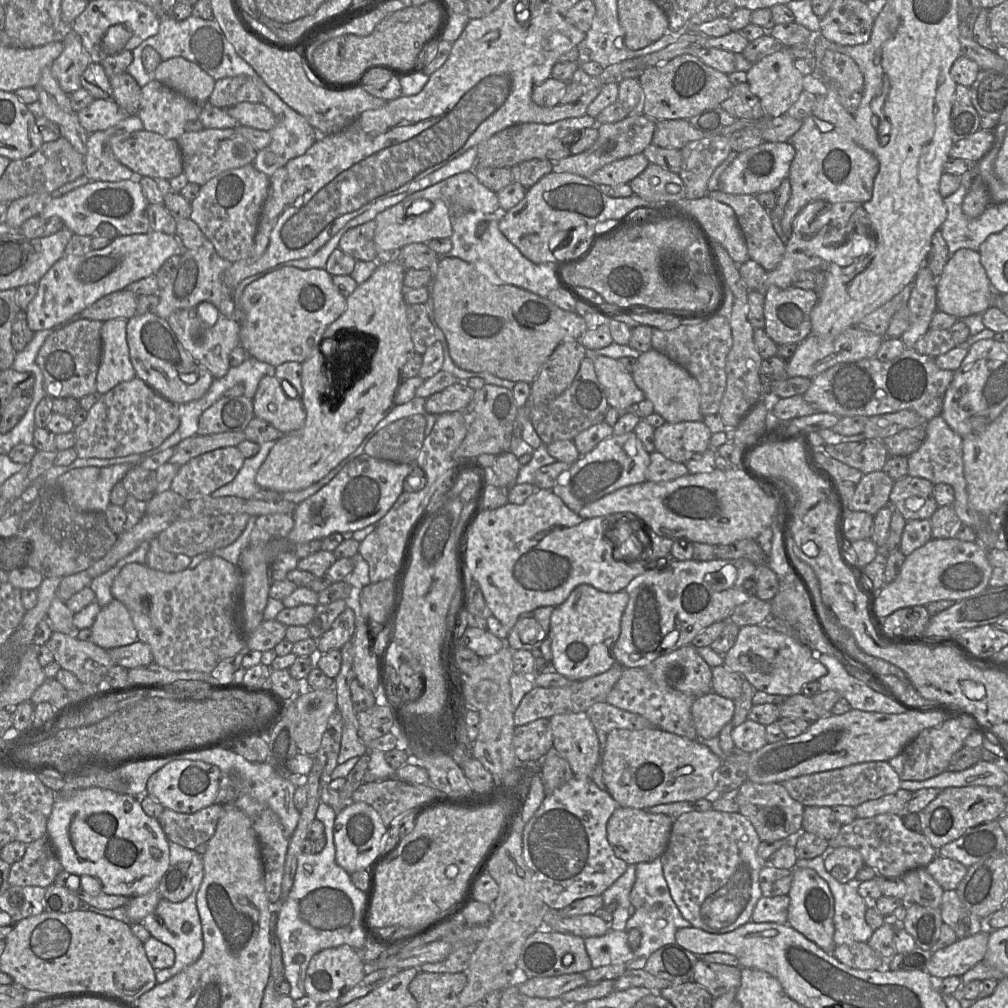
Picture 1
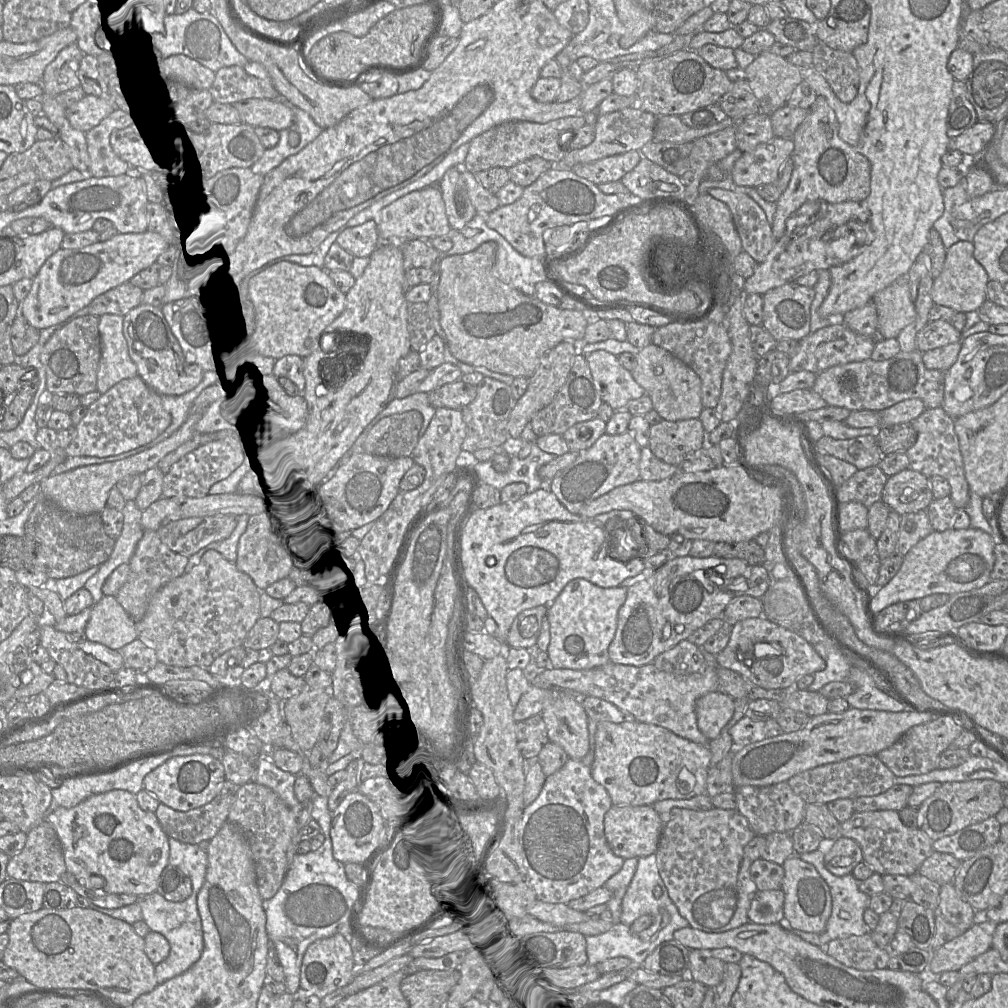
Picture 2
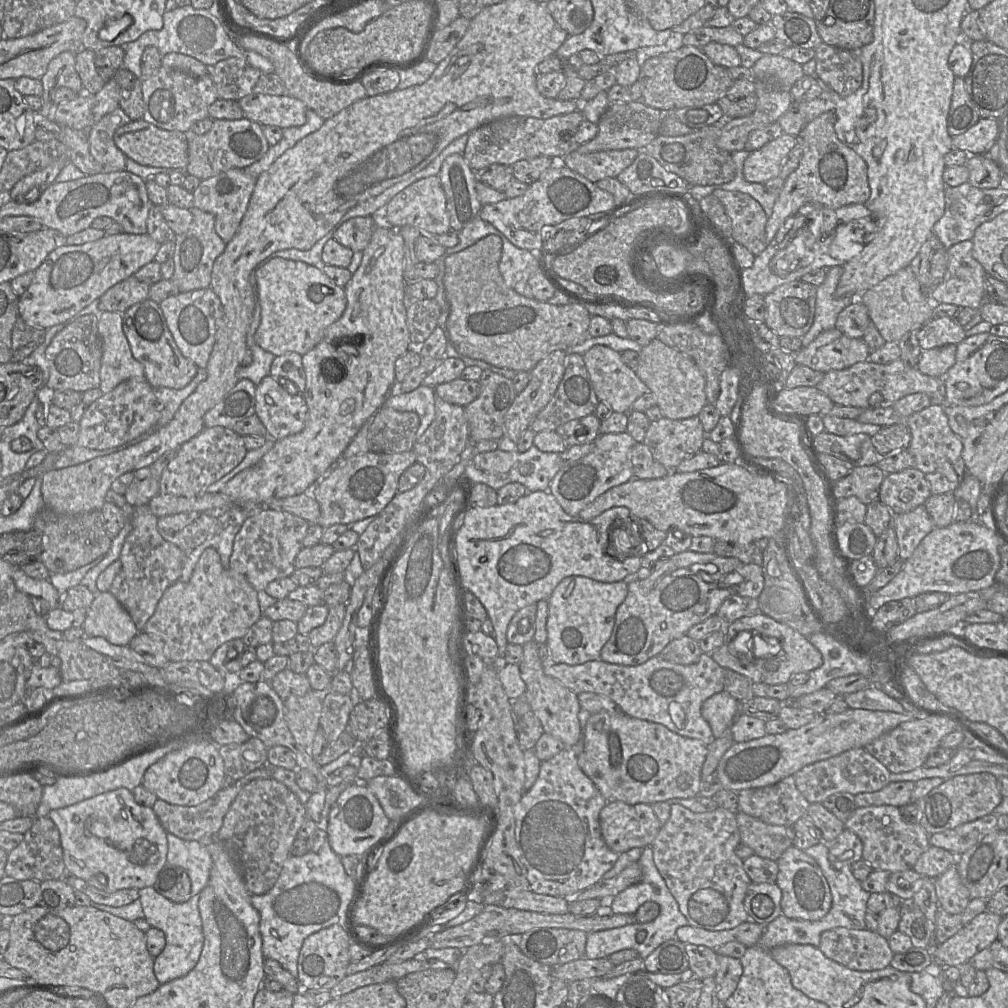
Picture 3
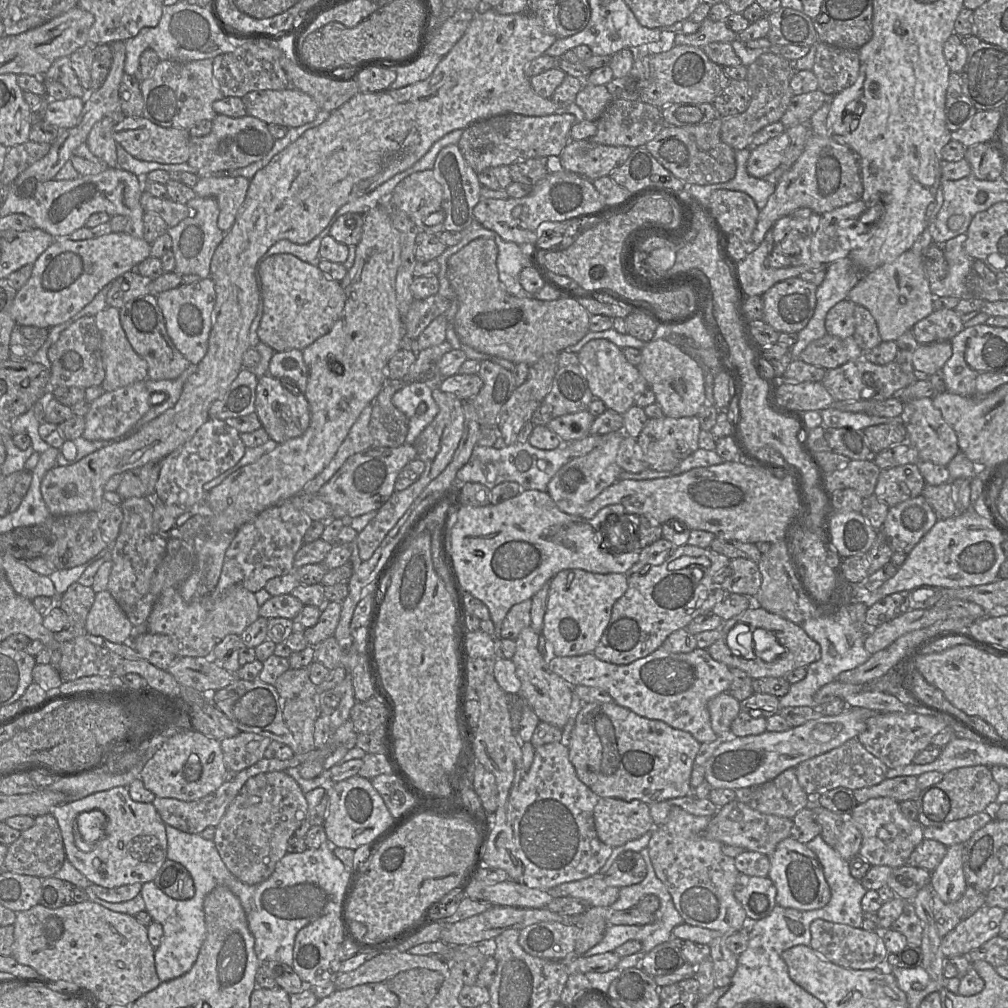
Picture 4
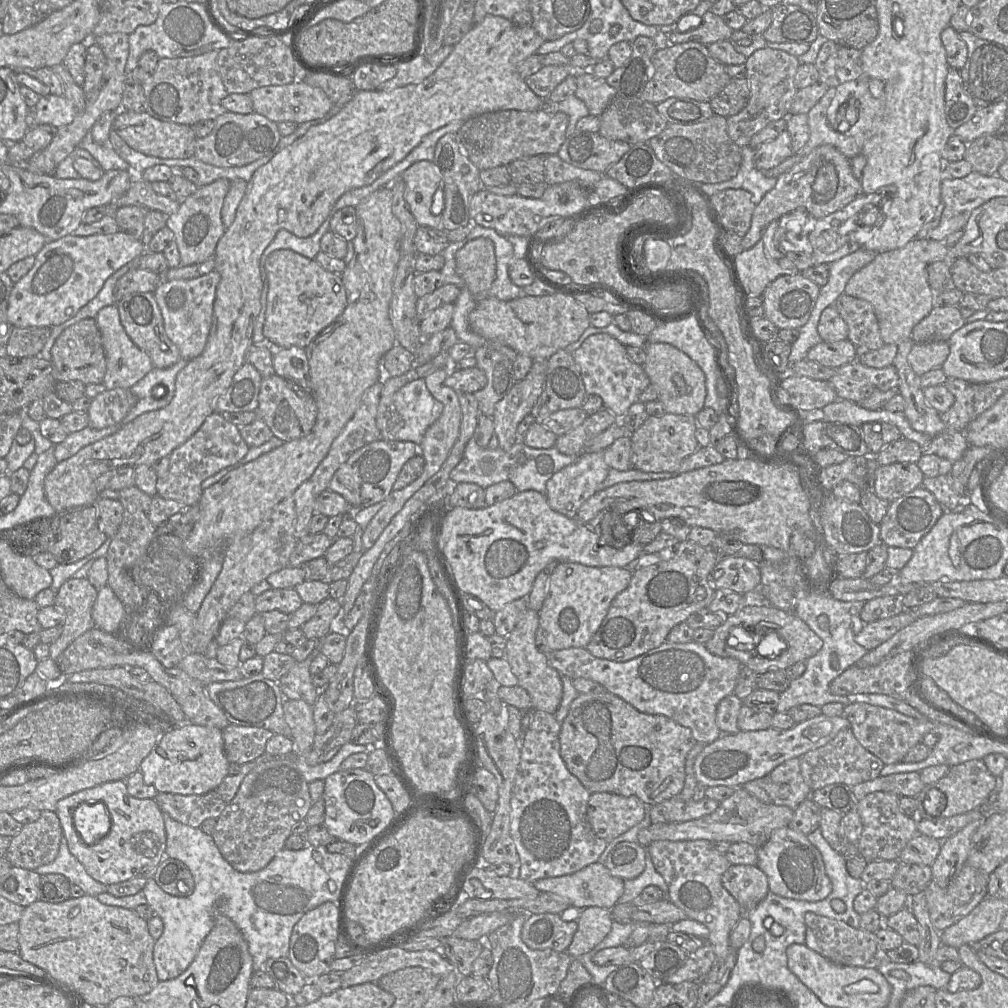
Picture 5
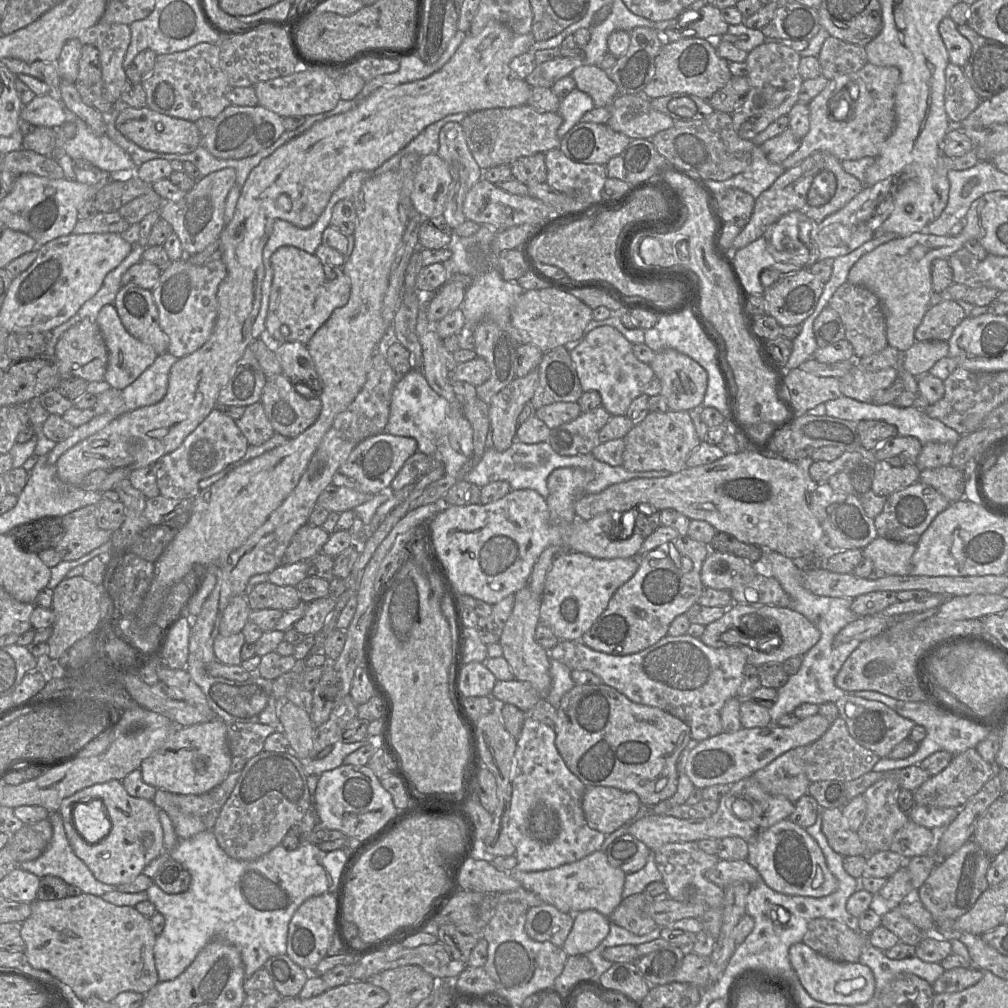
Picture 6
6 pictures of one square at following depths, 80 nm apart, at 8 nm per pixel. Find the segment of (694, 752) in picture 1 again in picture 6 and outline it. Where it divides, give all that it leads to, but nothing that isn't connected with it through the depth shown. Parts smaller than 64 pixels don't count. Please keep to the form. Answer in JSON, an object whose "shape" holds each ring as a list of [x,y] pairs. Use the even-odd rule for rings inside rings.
{"shape":[[[575,684],[566,692],[557,708],[554,725],[556,747],[569,770],[586,787],[614,787],[634,792],[644,807],[651,807],[672,797],[677,791],[677,760],[681,752],[694,742],[690,727],[670,713],[652,706],[638,704],[611,686]]]}

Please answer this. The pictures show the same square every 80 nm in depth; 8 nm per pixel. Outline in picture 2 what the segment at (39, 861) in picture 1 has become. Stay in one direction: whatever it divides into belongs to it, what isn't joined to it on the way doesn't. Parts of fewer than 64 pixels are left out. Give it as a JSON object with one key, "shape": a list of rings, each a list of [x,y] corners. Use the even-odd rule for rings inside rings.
{"shape":[[[42,821],[27,834],[24,848],[9,858],[9,878],[32,882],[57,882],[67,869],[63,847],[53,826]]]}

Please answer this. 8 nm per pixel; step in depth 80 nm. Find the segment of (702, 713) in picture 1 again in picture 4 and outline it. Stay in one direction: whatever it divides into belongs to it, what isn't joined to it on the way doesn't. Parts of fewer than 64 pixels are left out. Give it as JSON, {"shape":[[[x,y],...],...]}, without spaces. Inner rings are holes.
{"shape":[[[723,692],[708,702],[711,726],[718,737],[729,737],[732,722],[740,712],[740,702],[729,692]]]}

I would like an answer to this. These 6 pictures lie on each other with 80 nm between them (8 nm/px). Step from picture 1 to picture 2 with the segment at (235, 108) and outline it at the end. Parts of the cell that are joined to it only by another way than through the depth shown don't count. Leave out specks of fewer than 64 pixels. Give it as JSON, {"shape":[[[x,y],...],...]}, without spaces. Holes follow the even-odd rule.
{"shape":[[[250,98],[233,103],[242,123],[252,127],[271,128],[276,131],[286,129],[294,121],[291,108],[278,100]]]}

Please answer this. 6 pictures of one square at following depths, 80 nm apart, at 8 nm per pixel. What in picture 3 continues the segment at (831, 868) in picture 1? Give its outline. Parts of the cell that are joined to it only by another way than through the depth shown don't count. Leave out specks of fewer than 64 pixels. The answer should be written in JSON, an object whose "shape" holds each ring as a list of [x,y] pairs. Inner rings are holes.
{"shape":[[[844,829],[836,840],[829,844],[828,859],[835,869],[851,867],[862,859],[863,844],[852,831]]]}

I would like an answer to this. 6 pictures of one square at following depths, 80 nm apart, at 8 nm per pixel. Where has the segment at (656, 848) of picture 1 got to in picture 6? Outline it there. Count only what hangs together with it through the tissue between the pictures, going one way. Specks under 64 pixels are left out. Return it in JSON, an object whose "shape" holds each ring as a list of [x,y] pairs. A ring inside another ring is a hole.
{"shape":[[[586,787],[583,811],[588,825],[605,835],[630,823],[644,807],[638,795],[614,787]]]}

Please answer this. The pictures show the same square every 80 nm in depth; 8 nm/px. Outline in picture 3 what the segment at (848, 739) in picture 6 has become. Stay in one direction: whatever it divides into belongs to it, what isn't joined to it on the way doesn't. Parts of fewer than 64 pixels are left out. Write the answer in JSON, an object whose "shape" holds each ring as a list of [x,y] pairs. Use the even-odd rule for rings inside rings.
{"shape":[[[852,748],[830,758],[809,764],[793,777],[801,794],[812,803],[822,803],[829,796],[846,792],[852,795],[881,790],[888,785],[891,772],[865,748]]]}

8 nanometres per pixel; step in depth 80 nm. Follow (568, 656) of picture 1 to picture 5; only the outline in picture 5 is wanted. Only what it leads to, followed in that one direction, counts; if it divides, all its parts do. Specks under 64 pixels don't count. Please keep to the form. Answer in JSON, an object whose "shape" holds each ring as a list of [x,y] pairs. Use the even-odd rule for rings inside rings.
{"shape":[[[575,562],[557,564],[548,582],[548,593],[539,613],[540,624],[552,651],[586,648],[608,613],[611,602],[625,590],[632,572],[621,567],[592,567]]]}

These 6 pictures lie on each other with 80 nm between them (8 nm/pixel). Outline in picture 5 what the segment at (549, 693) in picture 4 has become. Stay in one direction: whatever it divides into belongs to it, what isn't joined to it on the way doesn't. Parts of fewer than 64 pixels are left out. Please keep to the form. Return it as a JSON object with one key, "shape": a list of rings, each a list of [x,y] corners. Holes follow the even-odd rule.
{"shape":[[[528,608],[506,637],[505,659],[518,679],[518,685],[529,694],[533,709],[555,714],[563,696],[562,676],[550,665],[548,656],[536,647],[535,637],[539,624],[539,613]]]}

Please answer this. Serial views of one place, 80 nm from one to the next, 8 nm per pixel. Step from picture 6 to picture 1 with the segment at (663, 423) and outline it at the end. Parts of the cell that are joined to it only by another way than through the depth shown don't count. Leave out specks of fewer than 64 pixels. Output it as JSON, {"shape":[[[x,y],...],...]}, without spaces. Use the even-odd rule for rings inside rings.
{"shape":[[[703,421],[665,422],[654,429],[654,445],[667,459],[685,464],[710,447],[711,436]]]}

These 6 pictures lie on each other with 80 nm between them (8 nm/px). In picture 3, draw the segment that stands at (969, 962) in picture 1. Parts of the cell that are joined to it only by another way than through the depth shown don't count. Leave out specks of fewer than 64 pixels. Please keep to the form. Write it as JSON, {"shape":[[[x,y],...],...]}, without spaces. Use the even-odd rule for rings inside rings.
{"shape":[[[984,911],[940,945],[930,947],[933,960],[942,967],[968,962],[975,954],[998,939],[1002,916]]]}

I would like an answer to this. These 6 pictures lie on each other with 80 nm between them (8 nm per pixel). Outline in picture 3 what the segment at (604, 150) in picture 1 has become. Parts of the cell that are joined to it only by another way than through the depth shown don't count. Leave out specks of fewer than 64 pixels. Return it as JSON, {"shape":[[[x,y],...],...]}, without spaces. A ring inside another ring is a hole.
{"shape":[[[643,101],[610,103],[598,121],[598,133],[592,140],[580,145],[577,151],[591,153],[603,150],[642,149],[659,135],[662,111],[646,105]]]}

